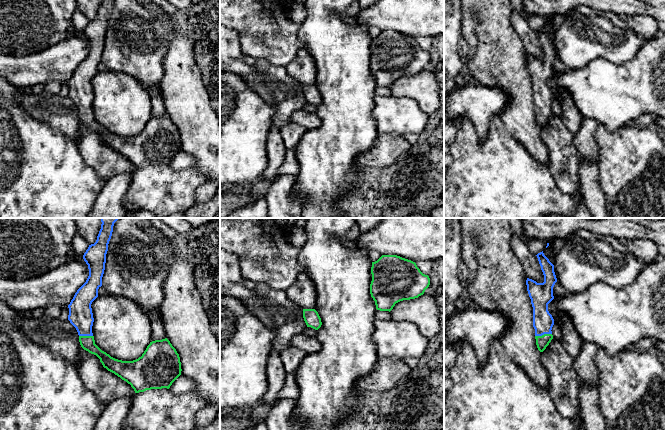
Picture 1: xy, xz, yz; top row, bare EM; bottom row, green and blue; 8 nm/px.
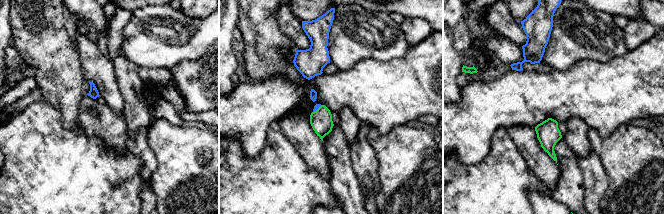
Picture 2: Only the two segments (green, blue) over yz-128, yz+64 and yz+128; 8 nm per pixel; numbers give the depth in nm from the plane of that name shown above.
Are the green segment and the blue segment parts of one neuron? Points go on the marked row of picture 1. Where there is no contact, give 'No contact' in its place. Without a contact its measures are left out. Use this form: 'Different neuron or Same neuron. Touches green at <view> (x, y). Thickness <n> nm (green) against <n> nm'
Same neuron. Touches green at yz (543, 335). Thickness 100 nm (green) against 160 nm

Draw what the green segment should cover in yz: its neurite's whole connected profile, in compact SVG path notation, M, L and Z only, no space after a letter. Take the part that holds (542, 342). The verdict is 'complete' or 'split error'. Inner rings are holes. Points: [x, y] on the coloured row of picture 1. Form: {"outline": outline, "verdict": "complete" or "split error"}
{"outline": "M543 251L537 255L541 270L544 275L544 282L537 283L536 281L527 278L526 285L529 297L531 299L531 304L533 307L533 327L535 329L535 339L536 345L540 352L543 352L553 339L552 327L554 325L554 319L548 311L548 304L554 299L553 287L557 282L557 278L554 272L554 265L549 261L549 259L544 255Z", "verdict": "split error"}

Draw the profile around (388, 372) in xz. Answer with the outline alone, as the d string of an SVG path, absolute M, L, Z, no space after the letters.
M378 358L376 368L369 375L359 379L355 389L359 395L363 396L368 392L386 392L406 377L410 371L411 368L404 362L390 358Z

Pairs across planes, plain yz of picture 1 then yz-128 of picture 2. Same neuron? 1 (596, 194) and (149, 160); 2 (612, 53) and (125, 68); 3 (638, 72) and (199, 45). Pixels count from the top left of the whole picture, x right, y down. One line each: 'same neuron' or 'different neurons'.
1: same neuron
2: different neurons
3: different neurons

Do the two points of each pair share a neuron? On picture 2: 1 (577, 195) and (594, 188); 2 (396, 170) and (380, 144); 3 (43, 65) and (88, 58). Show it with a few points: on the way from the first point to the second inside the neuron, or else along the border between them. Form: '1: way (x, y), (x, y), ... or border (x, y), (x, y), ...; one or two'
1: border (579, 169), (583, 180), (584, 203); two
2: way (396, 164), (396, 160), (386, 150); one
3: border (76, 50), (86, 78); two

